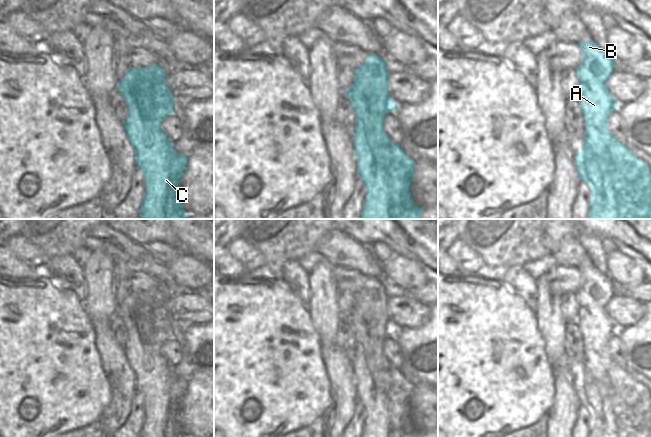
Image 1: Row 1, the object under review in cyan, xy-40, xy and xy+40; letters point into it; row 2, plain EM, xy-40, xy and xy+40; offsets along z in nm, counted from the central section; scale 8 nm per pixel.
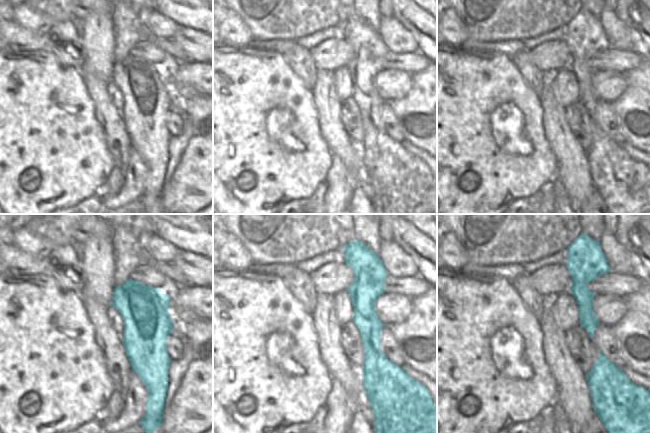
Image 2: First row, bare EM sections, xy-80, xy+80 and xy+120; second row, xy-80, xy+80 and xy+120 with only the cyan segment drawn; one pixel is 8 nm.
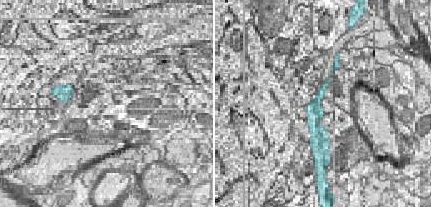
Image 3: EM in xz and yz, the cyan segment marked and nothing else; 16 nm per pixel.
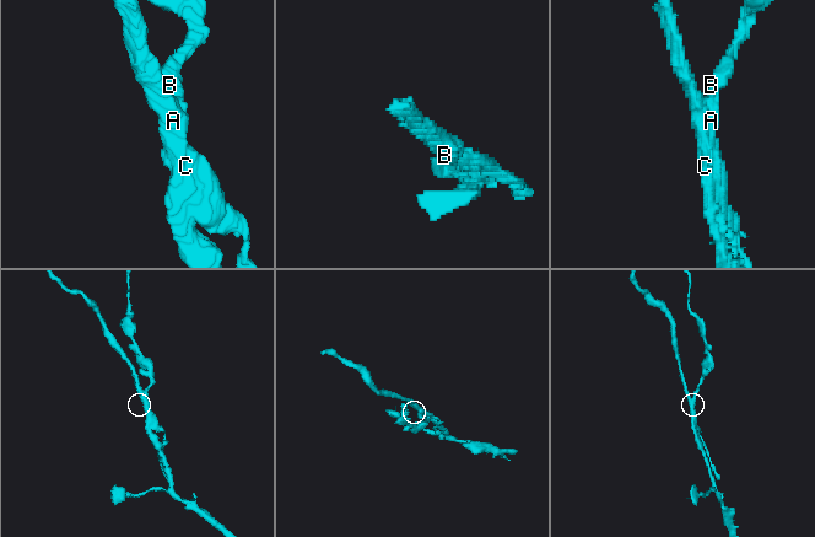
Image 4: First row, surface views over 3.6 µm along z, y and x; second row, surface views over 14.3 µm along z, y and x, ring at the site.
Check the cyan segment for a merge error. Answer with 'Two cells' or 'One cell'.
Two cells.

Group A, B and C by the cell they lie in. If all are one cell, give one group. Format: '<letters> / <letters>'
A B / C

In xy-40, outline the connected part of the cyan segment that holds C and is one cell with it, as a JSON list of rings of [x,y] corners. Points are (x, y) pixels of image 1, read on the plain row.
[[[131,291],[125,300],[117,305],[117,314],[127,328],[127,342],[123,348],[135,374],[137,391],[141,392],[145,404],[145,420],[139,437],[166,437],[174,375],[172,367],[161,352],[161,346],[173,337],[173,320],[165,308],[165,301],[154,301],[147,291]]]

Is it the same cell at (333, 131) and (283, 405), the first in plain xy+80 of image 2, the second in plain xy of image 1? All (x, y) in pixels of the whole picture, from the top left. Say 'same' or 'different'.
different

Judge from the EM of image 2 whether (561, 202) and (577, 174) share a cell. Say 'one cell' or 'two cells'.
two cells

